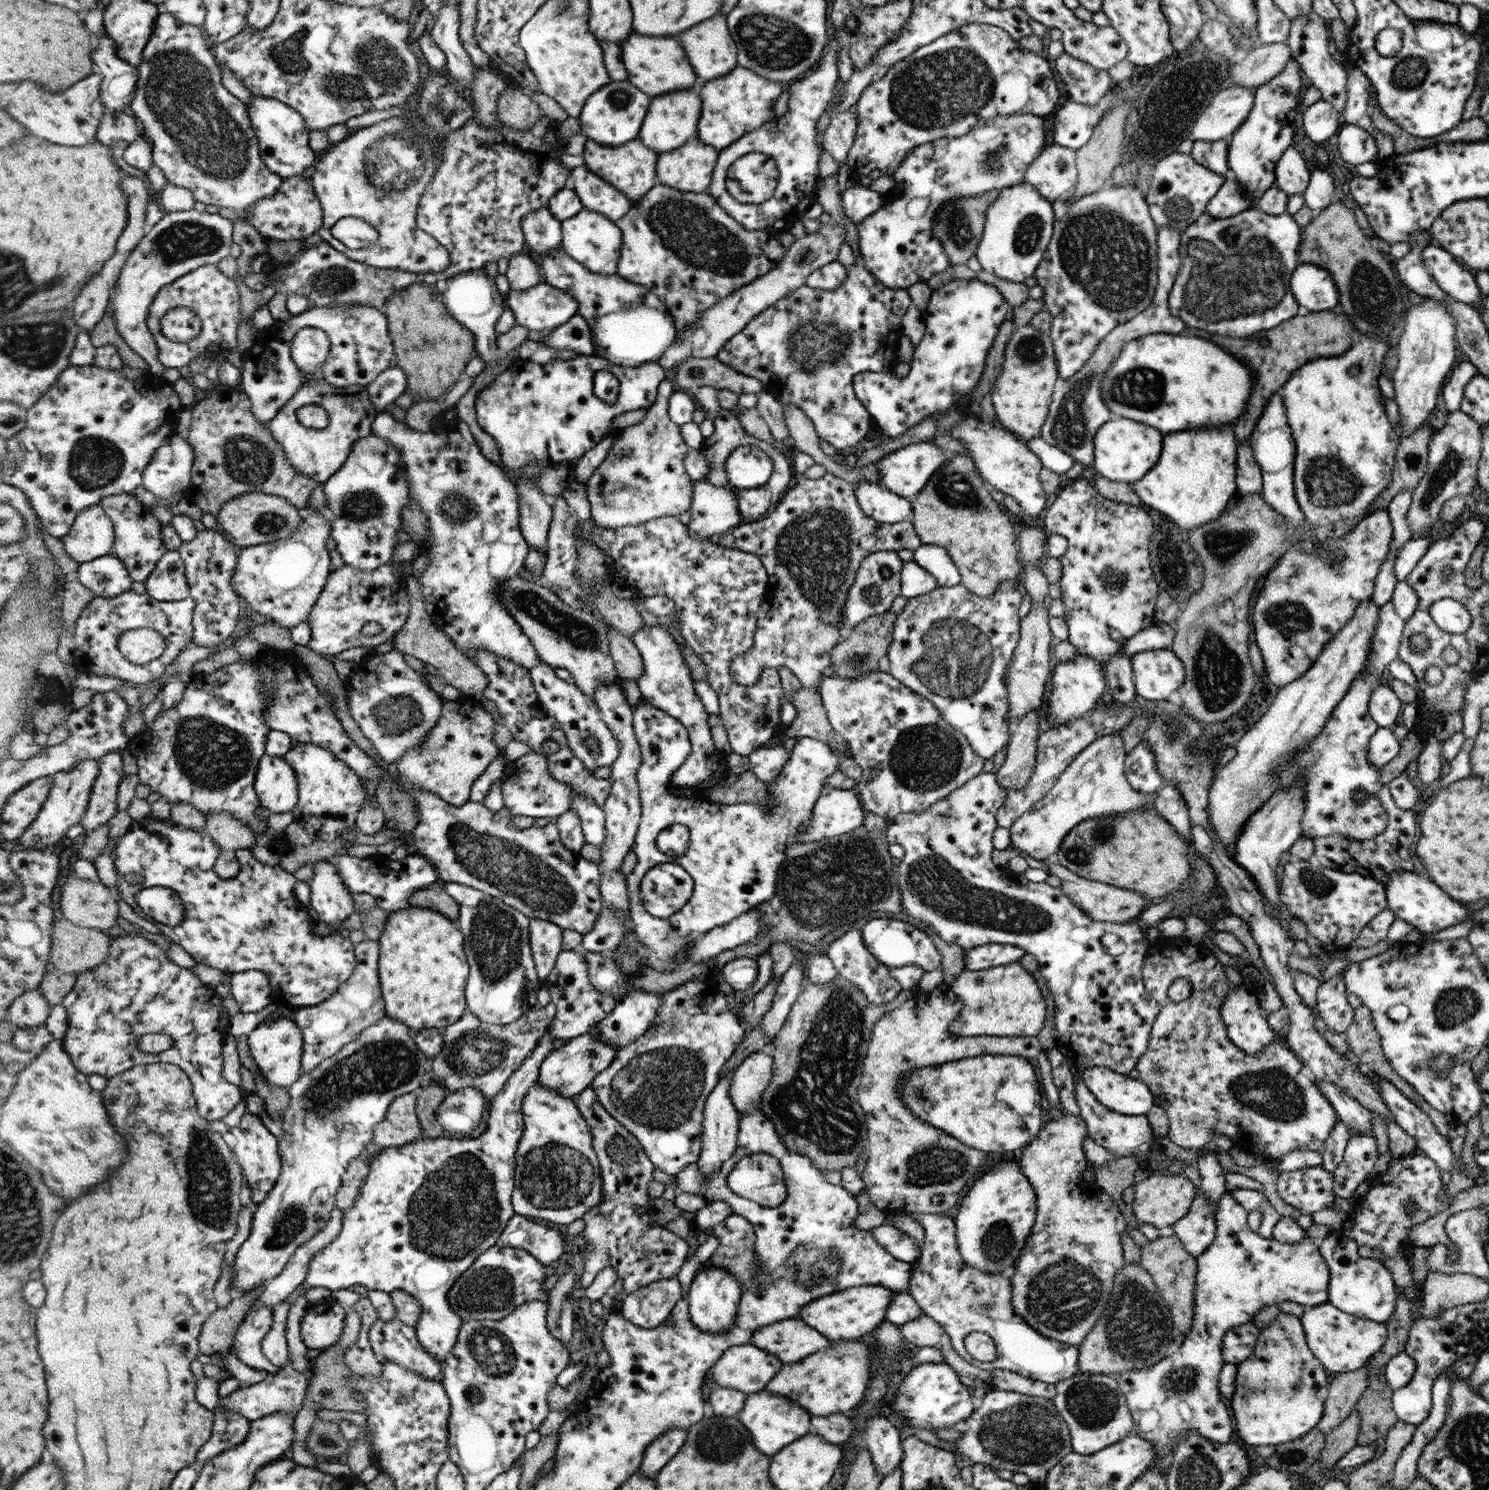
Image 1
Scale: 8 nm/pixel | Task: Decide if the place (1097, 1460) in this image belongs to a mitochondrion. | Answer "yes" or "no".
no

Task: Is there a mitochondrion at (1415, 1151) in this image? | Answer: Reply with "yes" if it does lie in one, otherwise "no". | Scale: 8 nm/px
no

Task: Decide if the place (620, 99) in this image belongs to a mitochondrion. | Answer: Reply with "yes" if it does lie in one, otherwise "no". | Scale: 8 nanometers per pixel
yes

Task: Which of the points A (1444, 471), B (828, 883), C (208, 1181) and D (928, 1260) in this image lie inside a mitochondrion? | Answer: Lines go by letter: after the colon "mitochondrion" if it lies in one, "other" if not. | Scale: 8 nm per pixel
A: mitochondrion
B: mitochondrion
C: mitochondrion
D: other

